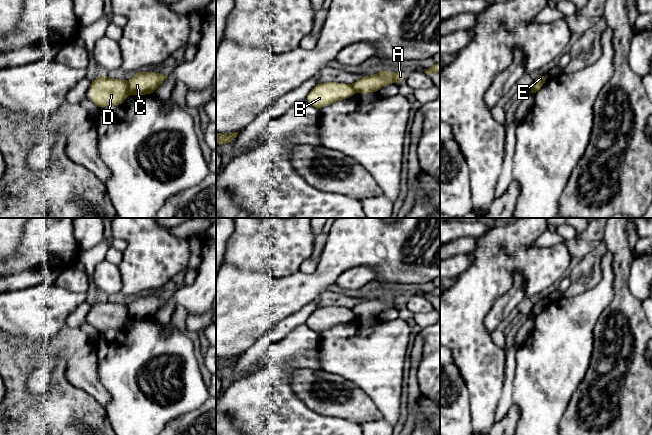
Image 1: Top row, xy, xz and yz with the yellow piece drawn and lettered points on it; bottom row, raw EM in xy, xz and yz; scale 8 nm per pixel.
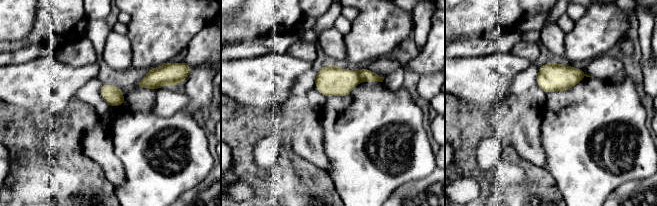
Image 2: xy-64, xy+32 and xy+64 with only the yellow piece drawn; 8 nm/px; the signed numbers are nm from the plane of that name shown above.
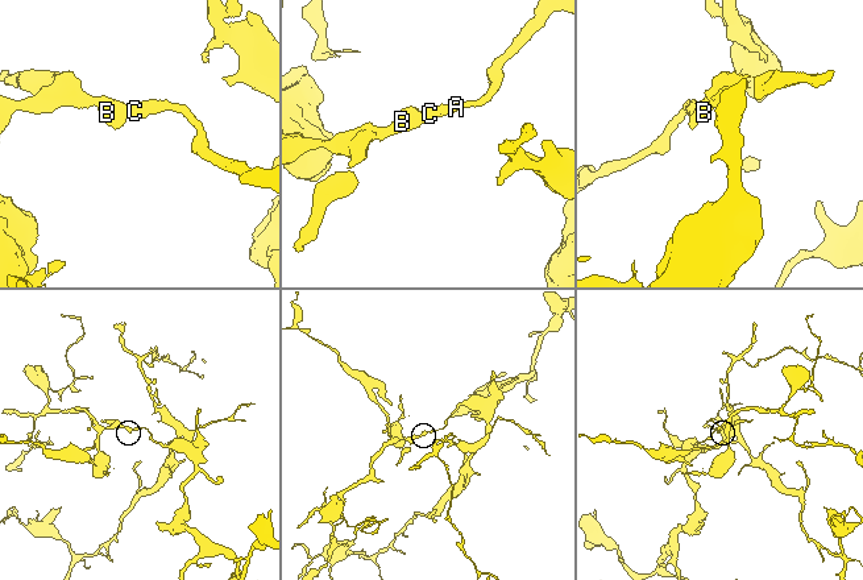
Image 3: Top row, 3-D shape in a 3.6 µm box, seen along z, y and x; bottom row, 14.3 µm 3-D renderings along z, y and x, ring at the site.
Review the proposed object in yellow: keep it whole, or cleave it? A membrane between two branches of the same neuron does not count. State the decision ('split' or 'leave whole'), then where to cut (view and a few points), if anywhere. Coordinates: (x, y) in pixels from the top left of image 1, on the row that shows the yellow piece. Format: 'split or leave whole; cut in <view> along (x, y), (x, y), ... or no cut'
split; cut in xy along (127, 82), (128, 93)

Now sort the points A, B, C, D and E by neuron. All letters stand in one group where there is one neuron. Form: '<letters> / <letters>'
A C / B D E

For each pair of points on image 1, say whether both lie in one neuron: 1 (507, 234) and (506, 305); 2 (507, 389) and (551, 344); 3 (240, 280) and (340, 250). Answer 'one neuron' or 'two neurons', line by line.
1: two neurons
2: two neurons
3: one neuron

